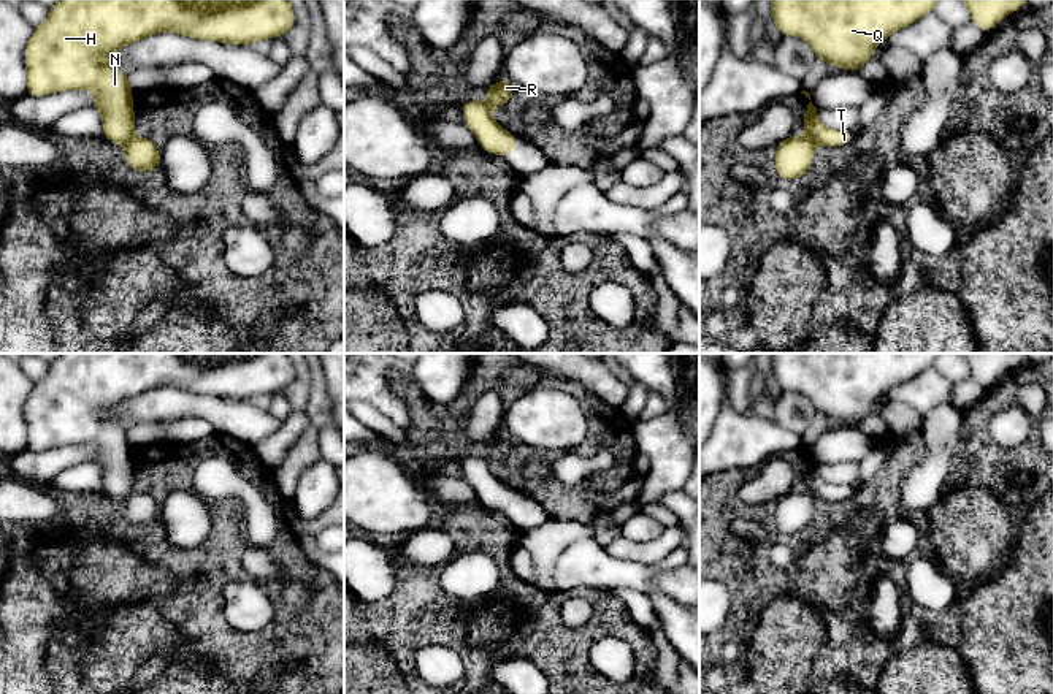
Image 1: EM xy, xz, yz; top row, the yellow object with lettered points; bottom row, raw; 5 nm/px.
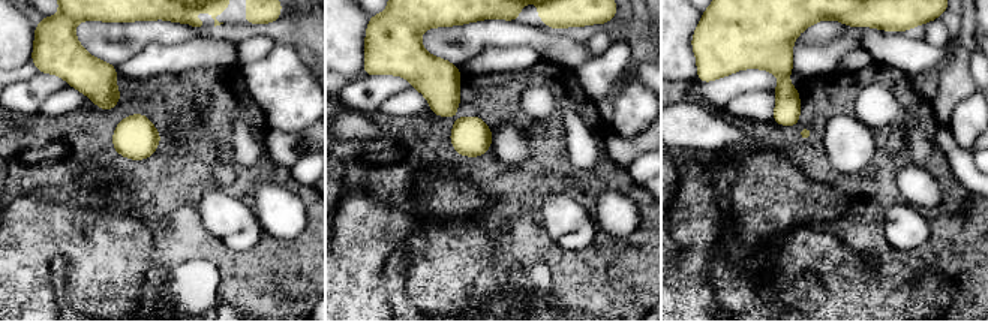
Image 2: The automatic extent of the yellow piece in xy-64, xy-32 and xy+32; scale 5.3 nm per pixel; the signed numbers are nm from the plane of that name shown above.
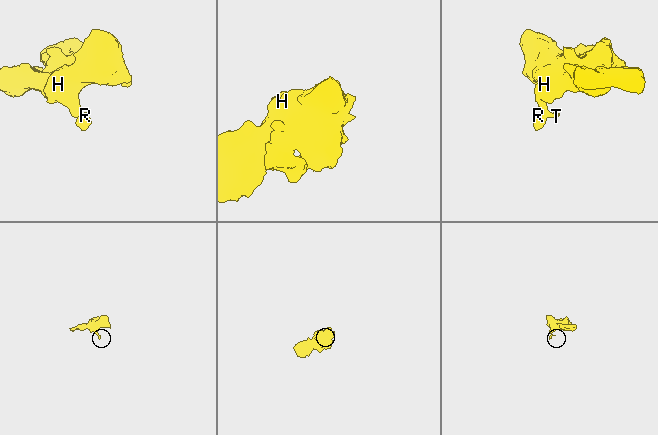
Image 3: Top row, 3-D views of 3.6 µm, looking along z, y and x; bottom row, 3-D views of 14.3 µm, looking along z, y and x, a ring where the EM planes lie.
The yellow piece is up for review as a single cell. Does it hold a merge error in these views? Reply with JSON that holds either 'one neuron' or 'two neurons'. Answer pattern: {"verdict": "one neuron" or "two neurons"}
{"verdict": "two neurons"}

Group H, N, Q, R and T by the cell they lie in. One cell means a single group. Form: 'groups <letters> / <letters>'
groups H N Q T / R

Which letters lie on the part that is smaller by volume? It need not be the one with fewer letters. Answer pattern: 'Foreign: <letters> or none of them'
Foreign: R

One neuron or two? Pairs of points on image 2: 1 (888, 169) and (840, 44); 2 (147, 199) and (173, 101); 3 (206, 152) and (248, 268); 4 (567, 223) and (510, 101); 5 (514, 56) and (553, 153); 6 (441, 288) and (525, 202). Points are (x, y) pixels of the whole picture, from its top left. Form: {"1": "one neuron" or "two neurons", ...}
{"1": "two neurons", "2": "one neuron", "3": "one neuron", "4": "one neuron", "5": "two neurons", "6": "one neuron"}

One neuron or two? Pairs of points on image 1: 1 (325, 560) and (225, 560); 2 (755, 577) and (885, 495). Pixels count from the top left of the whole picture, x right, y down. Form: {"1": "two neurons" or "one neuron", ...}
{"1": "two neurons", "2": "one neuron"}

